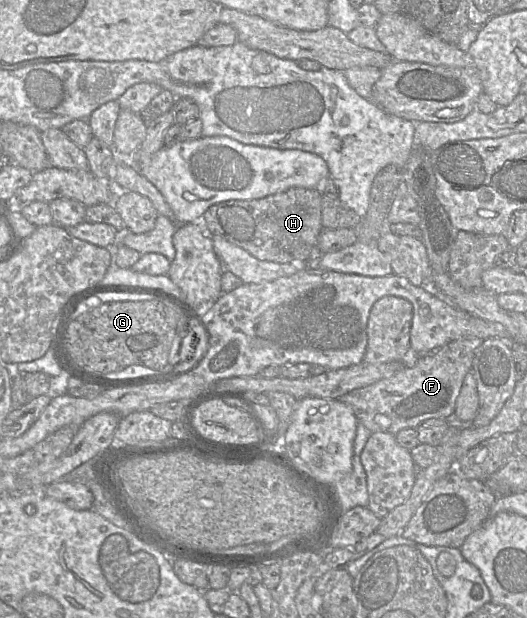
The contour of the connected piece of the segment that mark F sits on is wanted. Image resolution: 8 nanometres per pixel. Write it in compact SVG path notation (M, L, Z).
M465 338L451 341L433 353L420 356L412 368L403 368L391 377L374 384L354 389L338 399L353 409L357 420L371 433L387 432L396 434L406 428L417 428L428 419L444 419L452 424L456 401L461 391L464 378L472 370L475 351L483 343L481 338Z

